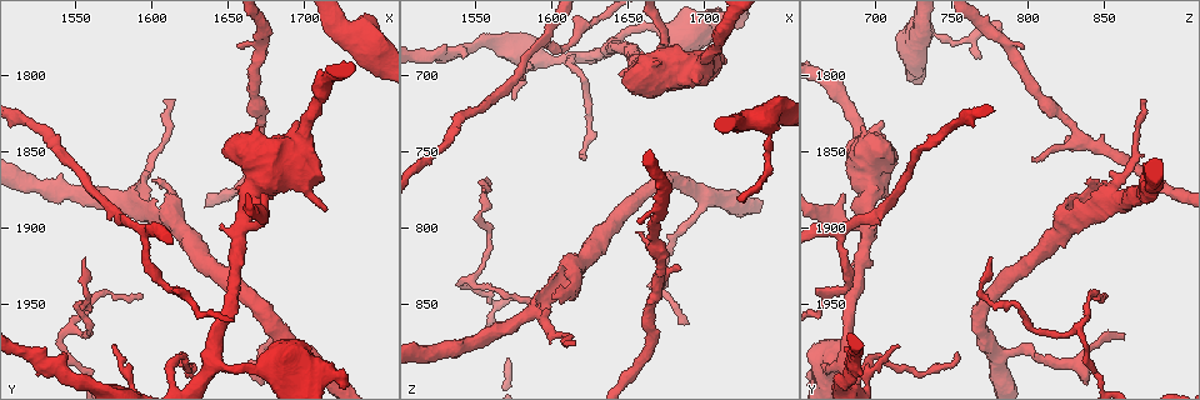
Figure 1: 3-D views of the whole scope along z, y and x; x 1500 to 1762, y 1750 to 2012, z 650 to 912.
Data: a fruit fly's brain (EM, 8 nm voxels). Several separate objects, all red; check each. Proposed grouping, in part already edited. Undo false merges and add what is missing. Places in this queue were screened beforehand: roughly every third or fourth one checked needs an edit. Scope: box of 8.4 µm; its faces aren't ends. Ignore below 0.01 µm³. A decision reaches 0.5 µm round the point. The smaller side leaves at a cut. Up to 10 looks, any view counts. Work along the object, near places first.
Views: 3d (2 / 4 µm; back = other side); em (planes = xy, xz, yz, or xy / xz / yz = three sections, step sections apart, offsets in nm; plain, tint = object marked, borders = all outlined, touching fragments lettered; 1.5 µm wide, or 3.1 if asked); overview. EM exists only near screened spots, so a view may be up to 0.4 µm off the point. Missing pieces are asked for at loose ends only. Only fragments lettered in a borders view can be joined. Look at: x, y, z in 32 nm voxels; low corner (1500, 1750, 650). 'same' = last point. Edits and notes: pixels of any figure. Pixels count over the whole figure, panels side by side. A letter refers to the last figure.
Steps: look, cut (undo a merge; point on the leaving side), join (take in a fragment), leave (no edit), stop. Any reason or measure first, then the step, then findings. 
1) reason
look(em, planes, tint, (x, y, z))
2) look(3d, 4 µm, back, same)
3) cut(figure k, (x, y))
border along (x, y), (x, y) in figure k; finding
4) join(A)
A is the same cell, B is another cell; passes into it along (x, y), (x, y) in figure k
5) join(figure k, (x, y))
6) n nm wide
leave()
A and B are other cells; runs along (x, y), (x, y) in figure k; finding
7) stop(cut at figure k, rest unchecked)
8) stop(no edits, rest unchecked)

long arm stops here
look(3d, 4 µm, (1688, 1972, 862))

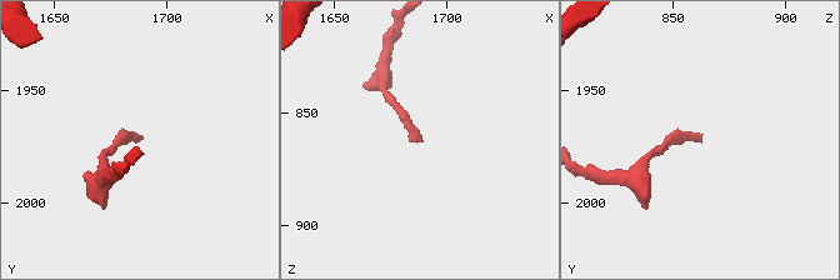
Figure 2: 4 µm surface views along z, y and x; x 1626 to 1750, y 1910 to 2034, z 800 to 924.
look(em, xz, step 8, borders, (1691, 1972, 862))

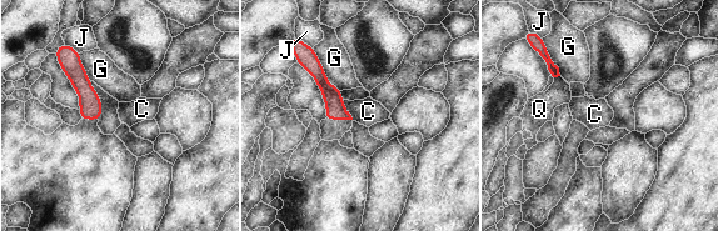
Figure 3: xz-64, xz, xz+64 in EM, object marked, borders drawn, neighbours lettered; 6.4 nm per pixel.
look(em, yz, step 4, borders, same)

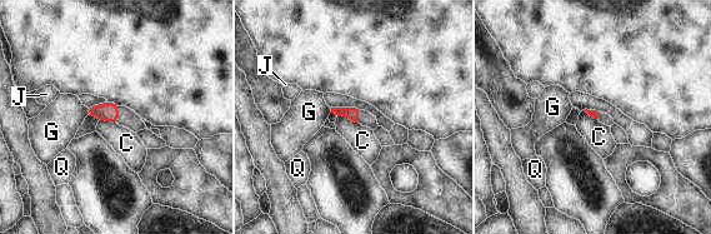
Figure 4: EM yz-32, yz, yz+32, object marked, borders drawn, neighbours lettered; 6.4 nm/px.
leave()
C, G, J and Q are other cells; border along (338, 115), (344, 115), (357, 123) in figure 4; no lettered fragment goes on from it

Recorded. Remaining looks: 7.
abrupt turn
look(em, planes, plain, (1618, 1986, 696))

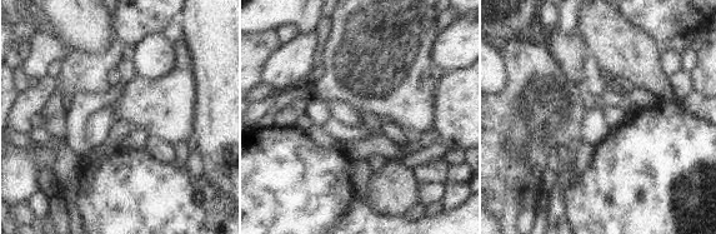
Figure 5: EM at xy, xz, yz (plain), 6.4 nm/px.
where the object lies
look(em, planes, tint, same)

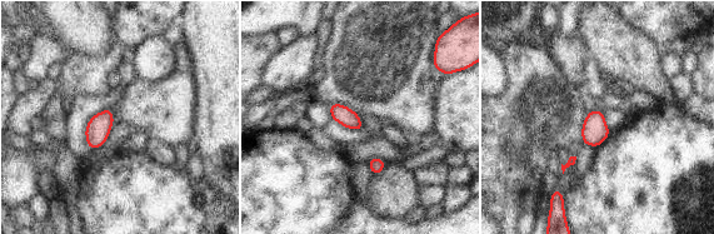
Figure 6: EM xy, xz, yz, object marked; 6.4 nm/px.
look(em, planes, borders, same)

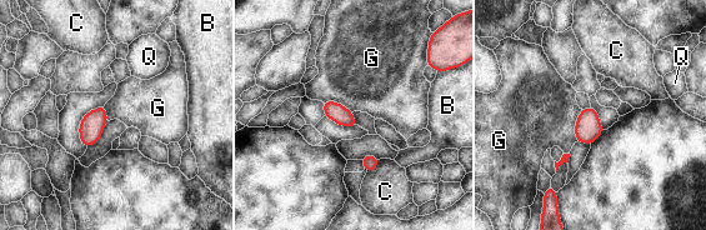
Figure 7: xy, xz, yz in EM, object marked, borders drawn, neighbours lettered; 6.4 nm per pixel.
G touches over 220 nm
leave()
B, C, G and Q are other cells; border along (581, 109), (575, 123), (575, 141) in figure 7; all the same neuron

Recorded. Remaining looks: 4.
sharp bend
look(em, xz, step 4, tint, (1596, 1902, 678))

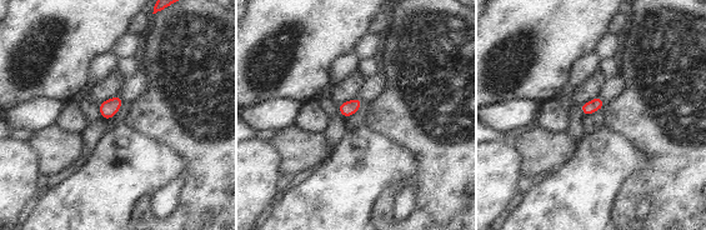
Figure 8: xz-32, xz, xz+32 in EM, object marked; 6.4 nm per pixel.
look(em, planes, borders, same)

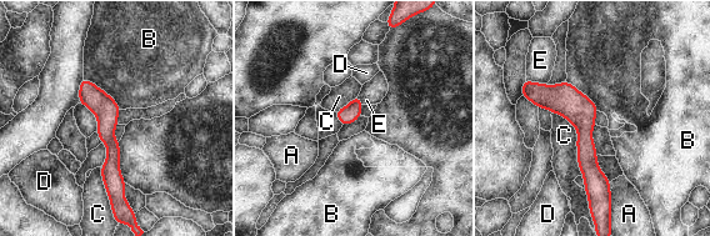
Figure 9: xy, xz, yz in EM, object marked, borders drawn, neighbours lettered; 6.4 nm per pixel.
leave()
A, B, C, D and E are other cells; border along (84, 76), (103, 89), (121, 109) in figure 9; one neuron here

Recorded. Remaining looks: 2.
stop(no edits, rest unchecked)

